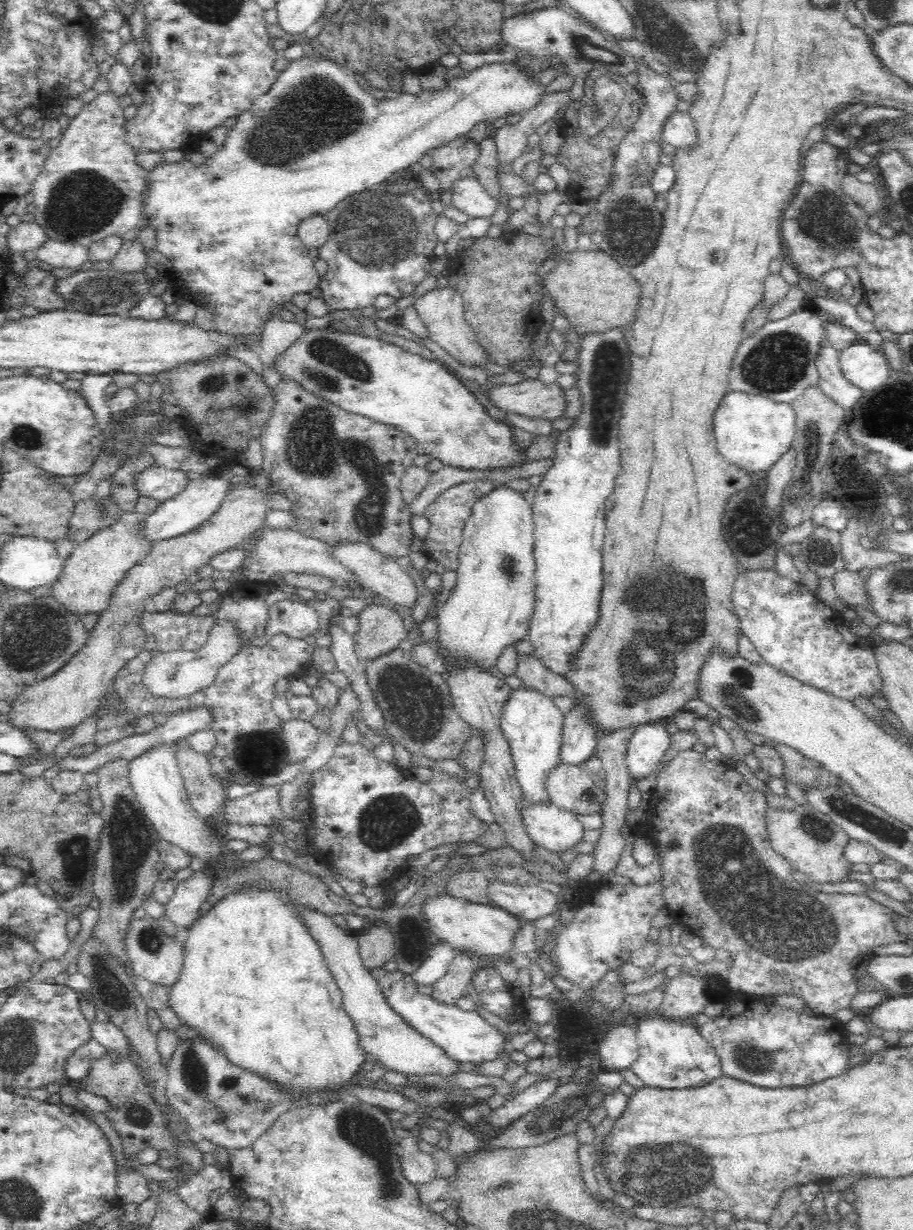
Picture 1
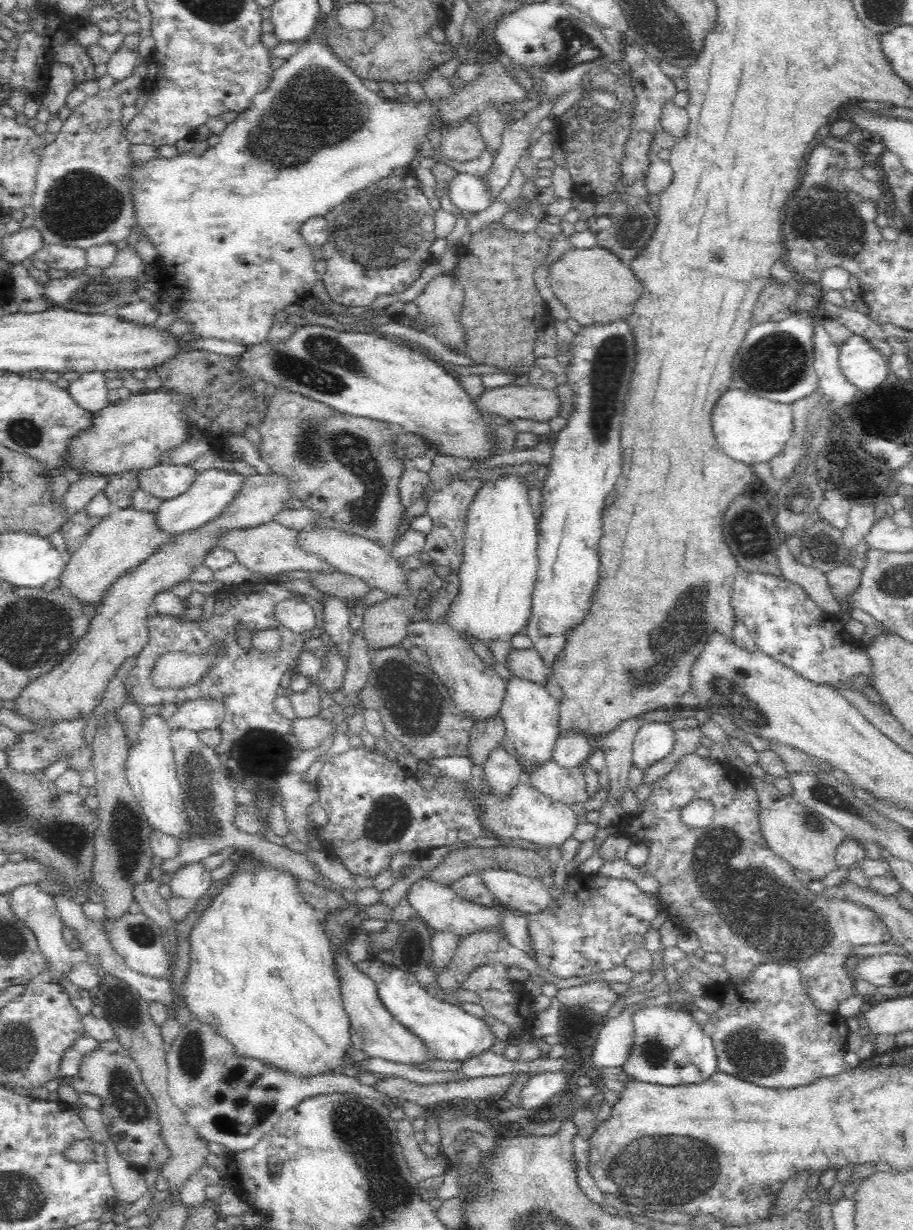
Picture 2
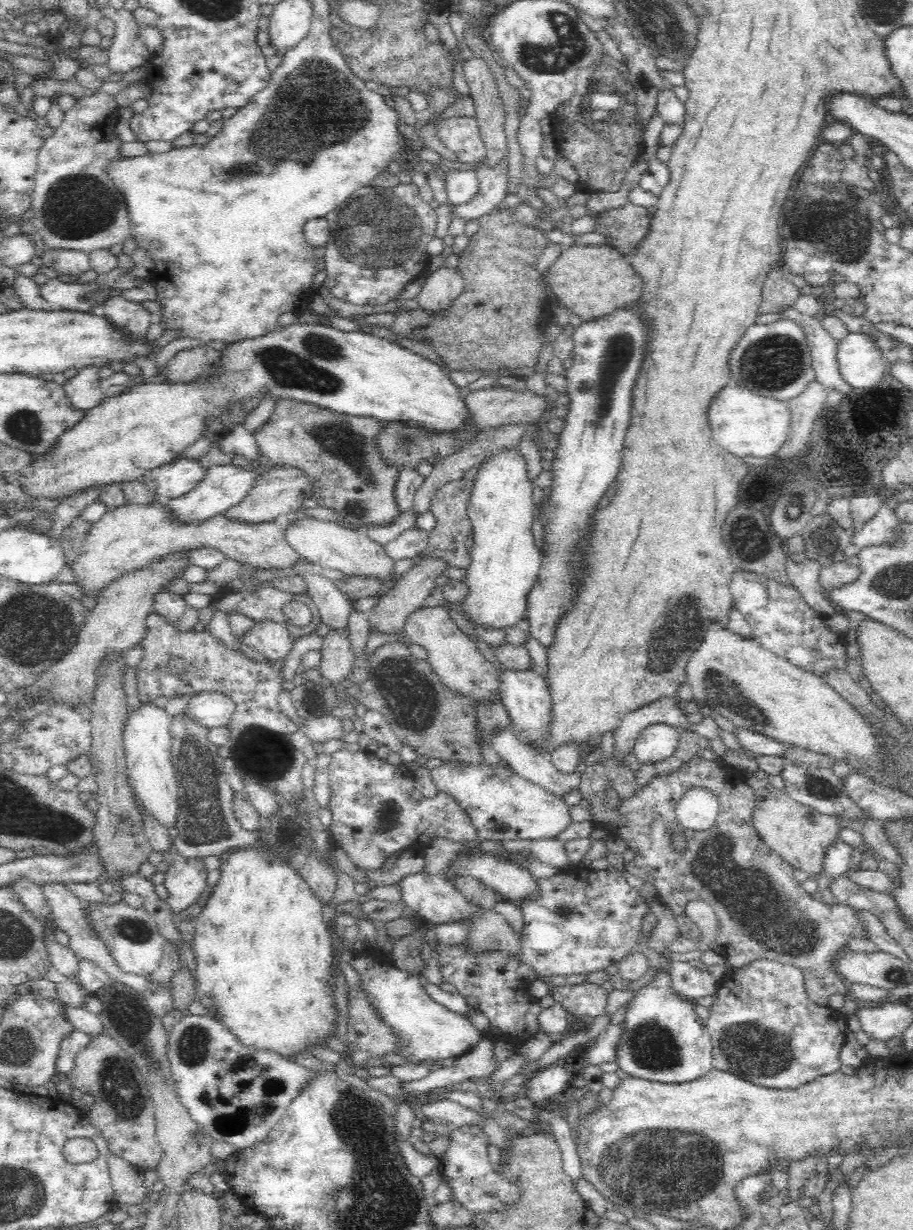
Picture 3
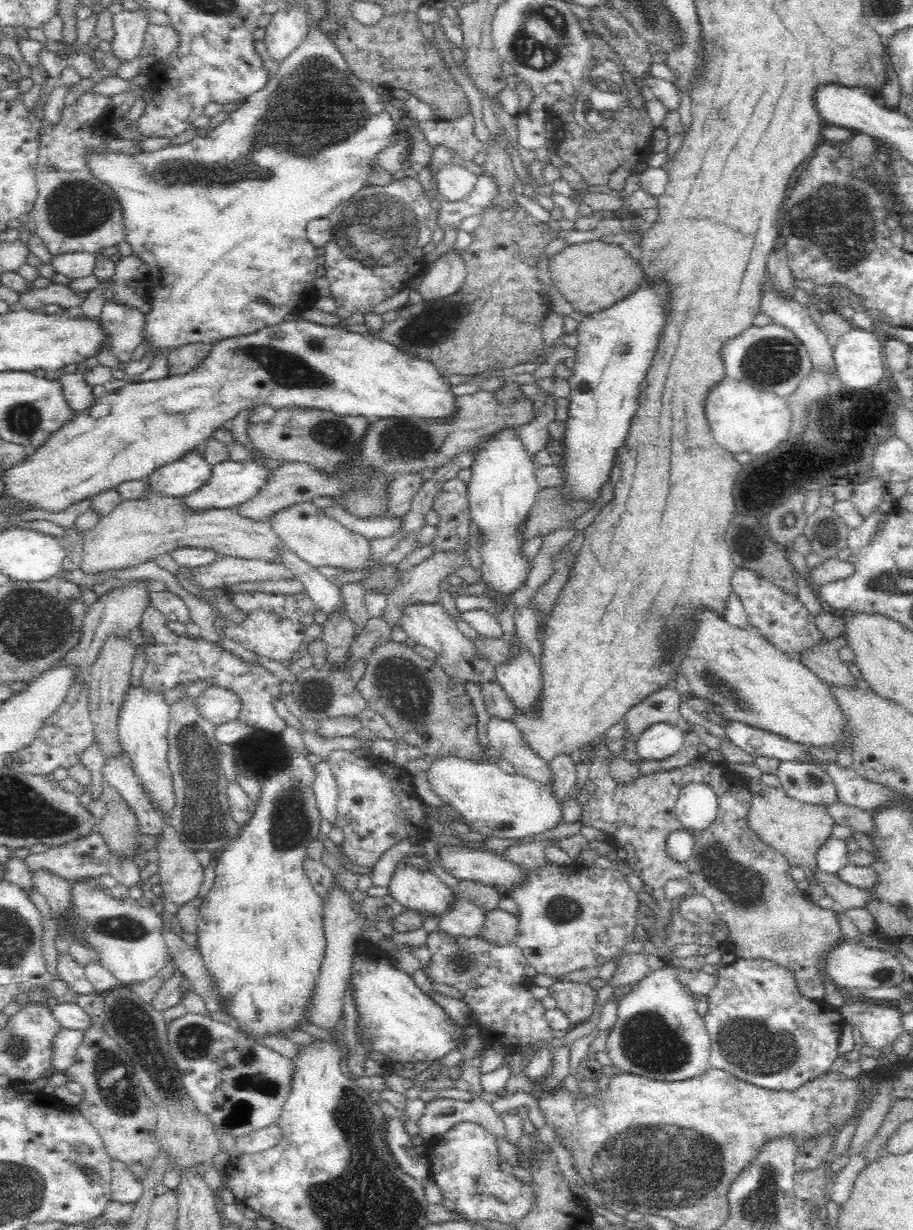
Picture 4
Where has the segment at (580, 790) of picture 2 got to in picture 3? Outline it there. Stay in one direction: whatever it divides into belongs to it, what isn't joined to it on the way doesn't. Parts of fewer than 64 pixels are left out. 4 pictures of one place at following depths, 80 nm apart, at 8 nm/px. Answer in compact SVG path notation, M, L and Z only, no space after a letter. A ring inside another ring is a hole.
M500 730L492 738L492 747L498 755L512 763L514 772L532 784L540 785L558 798L568 796L580 788L580 772L562 772L552 763L549 755L540 755L514 738L511 730Z

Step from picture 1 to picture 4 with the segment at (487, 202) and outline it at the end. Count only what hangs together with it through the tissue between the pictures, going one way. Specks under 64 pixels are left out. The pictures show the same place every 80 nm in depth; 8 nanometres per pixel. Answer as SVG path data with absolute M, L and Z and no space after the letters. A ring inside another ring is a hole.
M451 162L436 174L437 191L443 201L458 202L474 190L477 178L470 170Z

